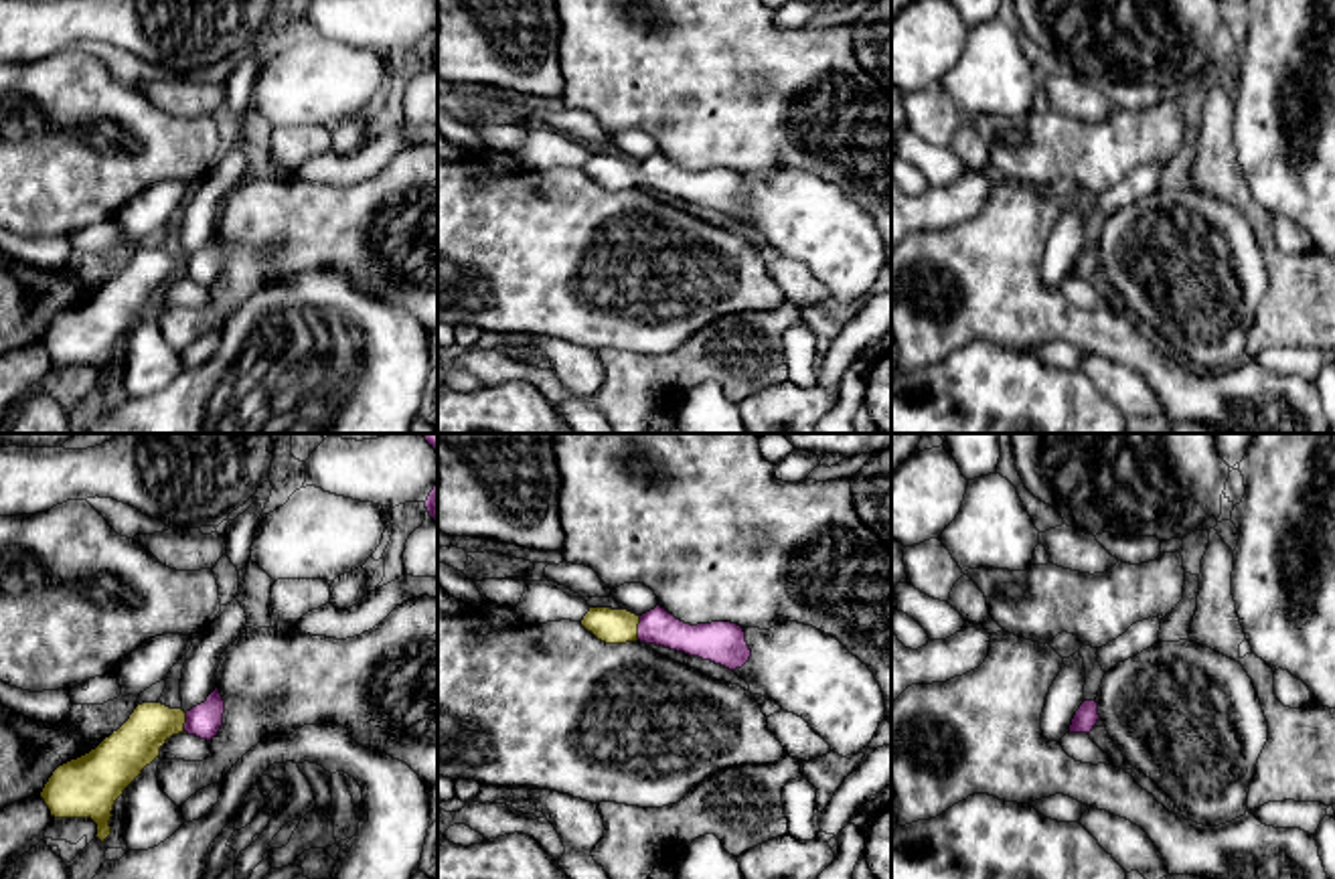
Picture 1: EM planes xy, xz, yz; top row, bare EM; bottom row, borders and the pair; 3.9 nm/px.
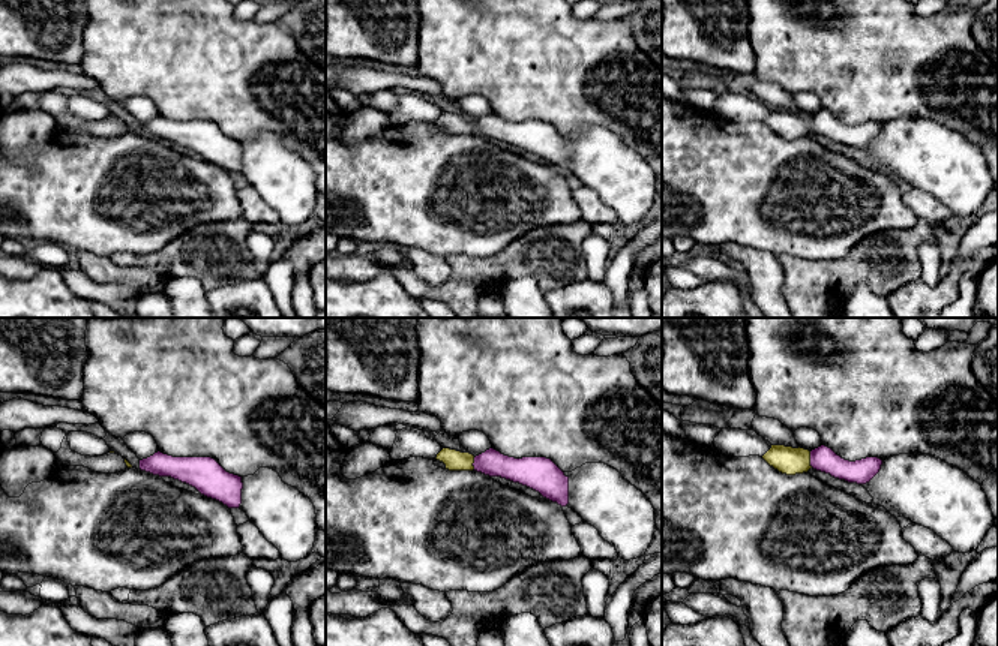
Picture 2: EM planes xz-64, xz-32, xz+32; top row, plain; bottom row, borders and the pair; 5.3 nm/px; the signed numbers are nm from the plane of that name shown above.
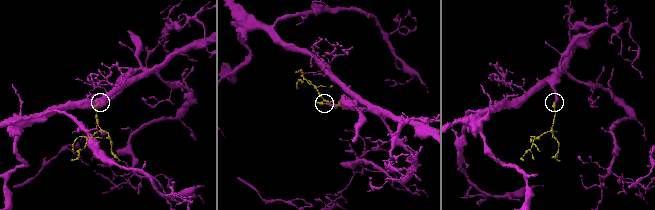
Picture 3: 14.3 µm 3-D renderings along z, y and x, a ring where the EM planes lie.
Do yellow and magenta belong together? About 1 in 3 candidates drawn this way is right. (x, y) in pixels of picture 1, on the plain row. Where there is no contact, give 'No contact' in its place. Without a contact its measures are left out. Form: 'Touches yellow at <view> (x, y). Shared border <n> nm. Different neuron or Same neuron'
Touches yellow at xz (637, 175). Shared border 100 nm. Same neuron

